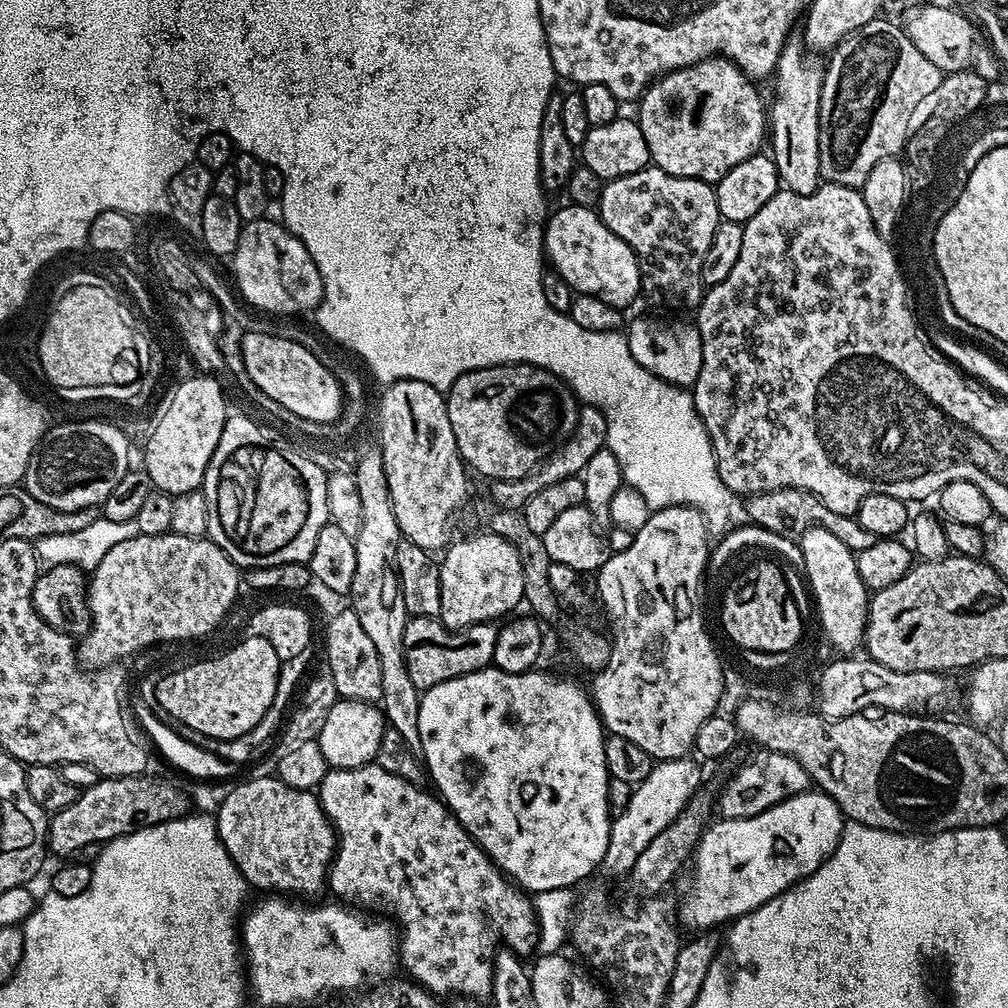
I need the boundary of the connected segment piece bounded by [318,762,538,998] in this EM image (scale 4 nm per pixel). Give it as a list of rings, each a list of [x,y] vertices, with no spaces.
[[[374,762],[363,764],[357,768],[334,768],[329,770],[319,784],[318,795],[320,805],[324,807],[324,812],[328,815],[328,820],[333,828],[336,829],[337,839],[336,855],[332,857],[332,866],[328,870],[327,887],[330,889],[330,892],[332,888],[333,894],[336,895],[333,897],[339,898],[349,905],[364,906],[360,904],[381,904],[389,912],[387,915],[398,925],[400,935],[398,940],[399,963],[402,965],[402,968],[405,968],[409,972],[405,973],[415,983],[419,984],[421,988],[427,988],[433,994],[456,992],[452,994],[460,998],[491,997],[492,958],[494,955],[492,936],[501,936],[504,939],[503,943],[517,954],[525,954],[524,952],[528,952],[531,948],[535,949],[537,947],[538,925],[536,922],[536,910],[533,897],[509,881],[508,877],[501,872],[500,867],[481,850],[475,838],[462,827],[456,815],[453,812],[449,812],[448,805],[440,799],[439,795],[414,786],[410,782],[406,782],[406,778],[398,778],[398,774],[390,774],[390,770],[382,770],[382,766],[378,766]]]

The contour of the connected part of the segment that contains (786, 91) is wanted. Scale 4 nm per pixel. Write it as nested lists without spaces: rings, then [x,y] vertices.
[[[792,38],[785,43],[782,54],[776,63],[776,70],[774,73],[774,81],[776,80],[776,97],[773,98],[772,104],[770,100],[770,144],[772,140],[770,155],[773,162],[776,163],[781,185],[783,185],[787,191],[793,192],[794,194],[814,194],[814,190],[819,188],[822,183],[822,177],[820,175],[820,155],[818,154],[818,134],[820,133],[820,99],[822,98],[822,86],[824,85],[824,68],[822,67],[821,61],[819,64],[819,62],[816,61],[819,59],[817,59],[799,39],[796,40]]]

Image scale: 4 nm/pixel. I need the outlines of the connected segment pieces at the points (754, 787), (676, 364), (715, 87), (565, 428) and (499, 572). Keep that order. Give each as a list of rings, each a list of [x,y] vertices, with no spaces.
[[[756,750],[756,753],[729,778],[718,796],[718,812],[723,819],[754,818],[766,810],[770,810],[787,796],[797,796],[799,792],[807,792],[810,781],[806,770],[794,758],[786,754]]]
[[[636,318],[629,321],[626,335],[631,356],[644,369],[680,387],[690,388],[695,384],[702,366],[701,334],[695,323]]]
[[[711,56],[708,60],[699,60],[698,63],[690,65],[689,68],[679,68],[677,72],[667,73],[655,82],[648,85],[643,96],[638,101],[640,116],[638,123],[642,130],[642,138],[646,138],[646,146],[652,155],[651,163],[657,168],[666,170],[666,174],[674,174],[682,178],[694,178],[695,180],[705,180],[707,184],[716,185],[724,175],[738,162],[746,162],[746,158],[757,155],[761,151],[760,143],[766,140],[766,104],[760,101],[760,92],[755,88],[753,81],[744,75],[743,70],[732,60],[725,60],[723,56]]]
[[[495,364],[463,372],[447,389],[446,399],[460,457],[473,473],[481,472],[492,482],[530,474],[576,428],[578,401],[571,388],[533,364]]]
[[[487,530],[481,532],[481,536],[468,536],[465,540],[453,539],[443,549],[444,560],[439,561],[442,606],[438,618],[453,630],[499,621],[499,616],[521,607],[524,599],[518,550],[506,538]]]

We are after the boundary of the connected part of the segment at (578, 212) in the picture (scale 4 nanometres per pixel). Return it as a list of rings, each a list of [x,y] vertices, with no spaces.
[[[571,202],[565,203],[565,208],[560,208],[556,213],[547,217],[544,225],[544,254],[547,263],[550,265],[551,271],[557,272],[561,278],[571,286],[573,293],[583,294],[585,296],[593,296],[594,298],[602,298],[602,302],[610,302],[610,306],[624,310],[627,304],[632,304],[641,295],[640,290],[640,262],[637,260],[634,250],[630,250],[630,246],[626,246],[626,242],[622,242],[622,238],[618,238],[618,234],[614,234],[614,230],[607,228],[602,222],[599,211],[596,208],[583,208]]]

